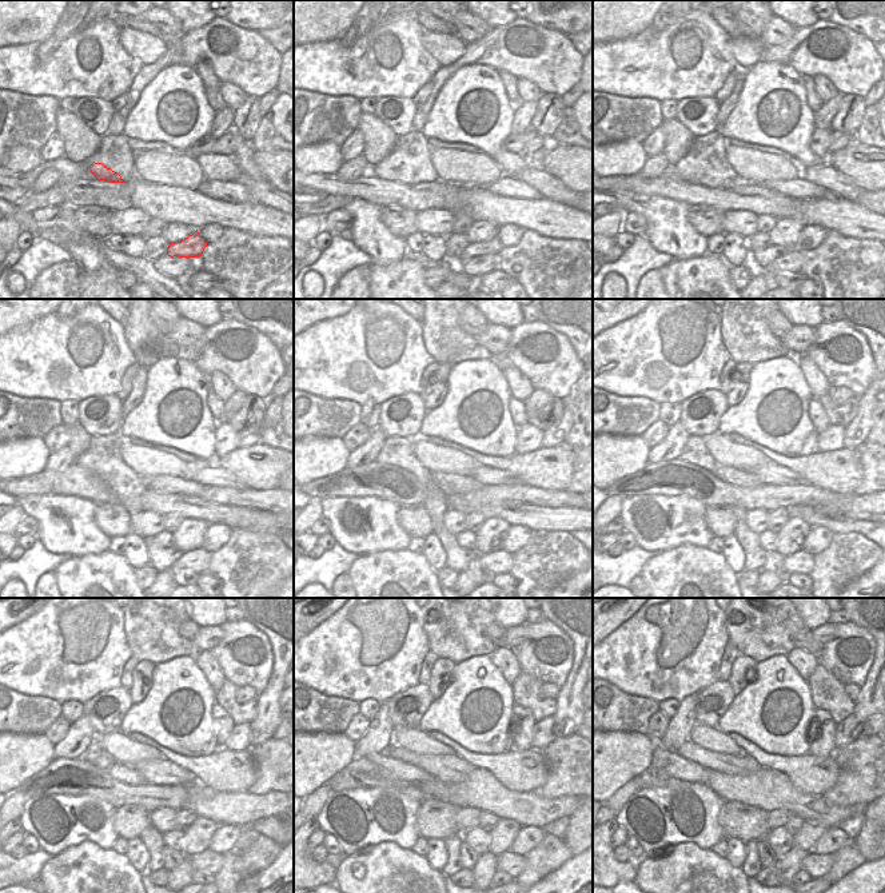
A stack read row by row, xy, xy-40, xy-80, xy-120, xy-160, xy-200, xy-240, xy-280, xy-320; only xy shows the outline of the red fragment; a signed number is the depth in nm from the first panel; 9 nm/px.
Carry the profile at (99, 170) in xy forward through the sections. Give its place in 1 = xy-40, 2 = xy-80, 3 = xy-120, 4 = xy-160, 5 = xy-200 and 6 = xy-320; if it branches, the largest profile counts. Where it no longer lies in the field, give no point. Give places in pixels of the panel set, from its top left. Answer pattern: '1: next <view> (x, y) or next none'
1: next xy-40 (399, 174)
2: next xy-80 (700, 175)
3: next xy-120 (130, 497)
4: next xy-160 (457, 558)
5: next xy-200 (754, 555)
6: next xy-320 (752, 865)

